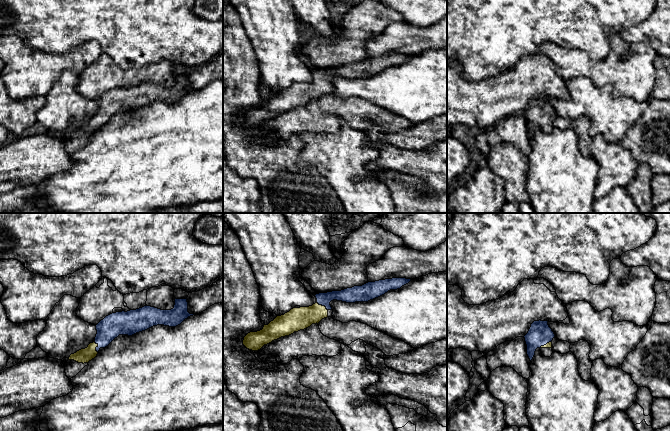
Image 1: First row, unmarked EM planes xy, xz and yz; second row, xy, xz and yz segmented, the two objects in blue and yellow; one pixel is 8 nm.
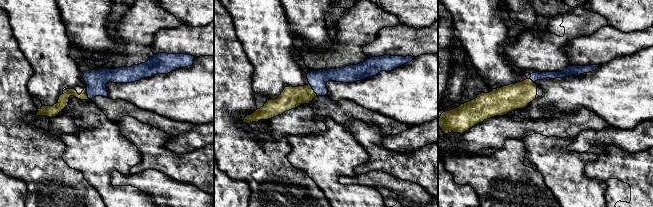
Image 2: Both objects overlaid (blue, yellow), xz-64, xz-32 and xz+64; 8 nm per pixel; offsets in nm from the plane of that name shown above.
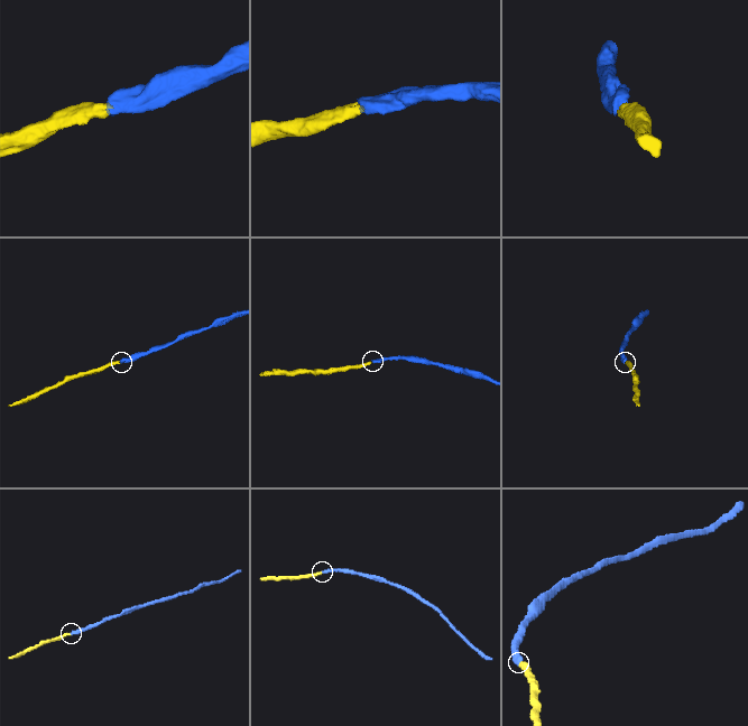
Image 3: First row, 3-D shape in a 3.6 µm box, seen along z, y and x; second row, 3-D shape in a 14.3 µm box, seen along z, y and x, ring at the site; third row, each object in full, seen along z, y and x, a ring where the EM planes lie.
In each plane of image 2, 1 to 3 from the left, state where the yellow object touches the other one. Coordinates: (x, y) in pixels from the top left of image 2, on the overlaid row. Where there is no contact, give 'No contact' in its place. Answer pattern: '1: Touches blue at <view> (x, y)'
1: Touches blue at xz-64 (88, 96)
2: Touches blue at xz-32 (312, 88)
3: Touches blue at xz+64 (531, 79)

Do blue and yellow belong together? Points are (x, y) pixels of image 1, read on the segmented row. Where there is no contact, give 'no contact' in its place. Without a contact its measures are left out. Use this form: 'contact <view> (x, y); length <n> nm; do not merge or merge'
contact xy (97, 347); length 90 nm; merge

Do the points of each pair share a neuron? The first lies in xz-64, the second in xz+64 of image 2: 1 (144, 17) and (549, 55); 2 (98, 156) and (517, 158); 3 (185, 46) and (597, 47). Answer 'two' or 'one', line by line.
1: one
2: two
3: one

